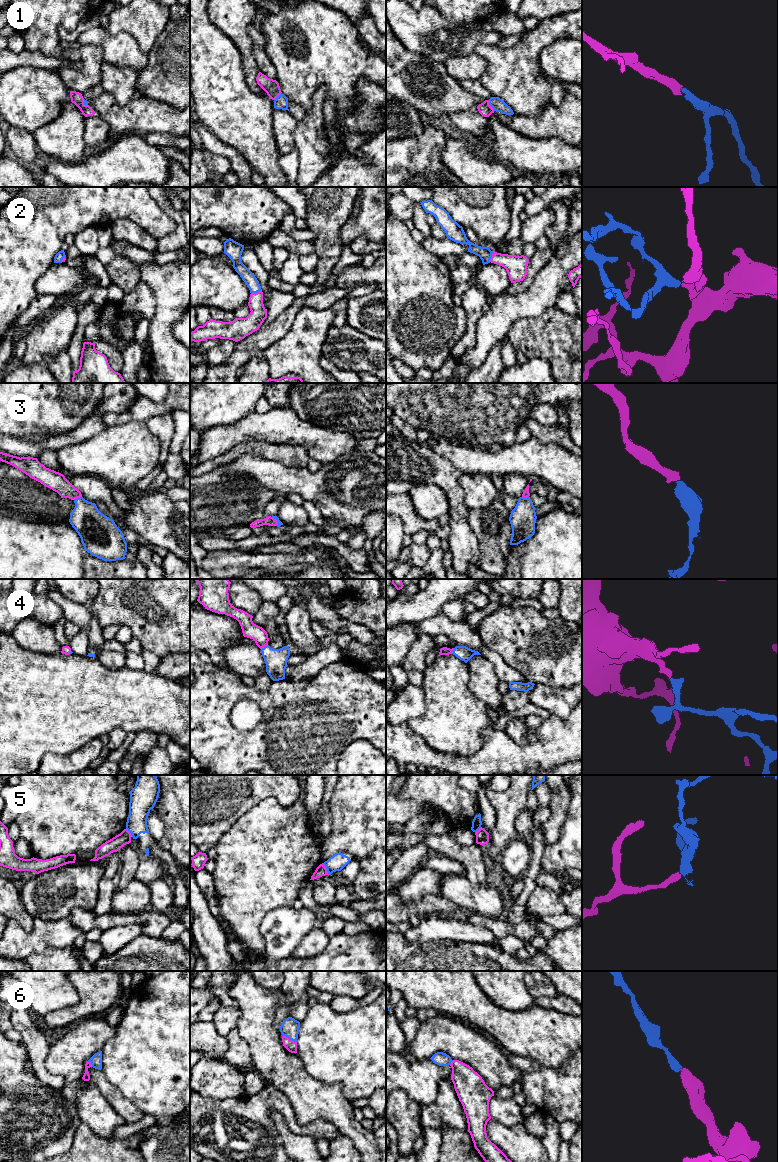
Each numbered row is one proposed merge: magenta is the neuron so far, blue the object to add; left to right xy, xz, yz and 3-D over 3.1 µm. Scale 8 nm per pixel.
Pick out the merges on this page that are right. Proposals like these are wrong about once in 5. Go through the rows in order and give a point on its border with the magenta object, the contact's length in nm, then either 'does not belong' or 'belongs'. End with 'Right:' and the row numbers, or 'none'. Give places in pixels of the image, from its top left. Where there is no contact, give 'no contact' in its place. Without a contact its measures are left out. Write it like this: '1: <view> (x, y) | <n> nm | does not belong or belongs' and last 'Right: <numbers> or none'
1: yz (489, 105) | 100 nm | belongs
2: xz (257, 292) | 90 nm | belongs
3: xy (77, 497) | 70 nm | belongs
4: xz (264, 646) | 70 nm | belongs
5: xz (326, 869) | 110 nm | does not belong
6: xz (288, 1038) | 130 nm | belongs
Right: 1, 2, 3, 4, 6

